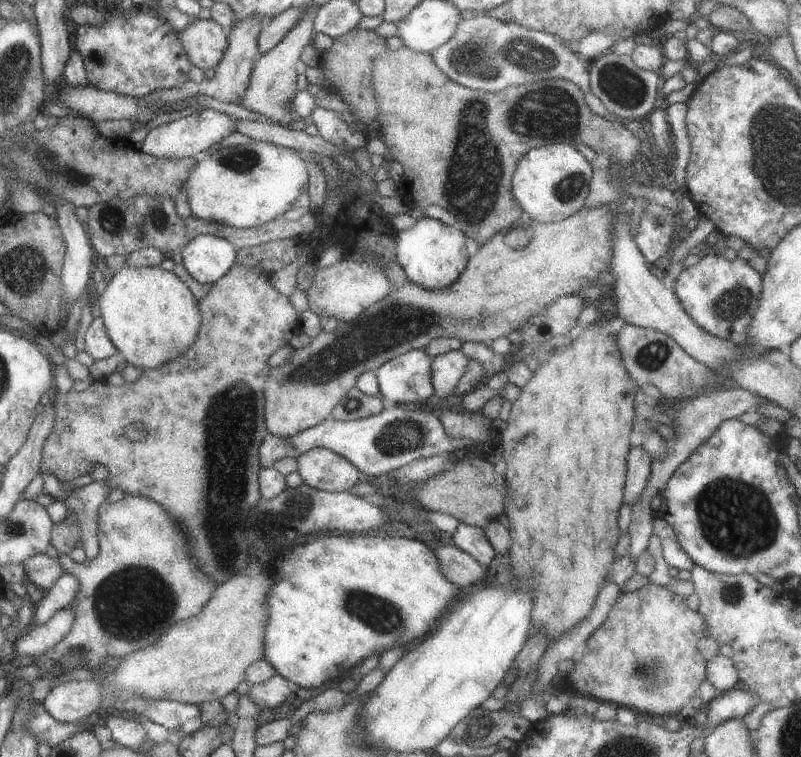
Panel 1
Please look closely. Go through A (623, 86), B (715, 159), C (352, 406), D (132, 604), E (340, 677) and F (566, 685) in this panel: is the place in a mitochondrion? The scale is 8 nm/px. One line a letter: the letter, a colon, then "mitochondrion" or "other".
A: mitochondrion
B: other
C: mitochondrion
D: mitochondrion
E: other
F: other

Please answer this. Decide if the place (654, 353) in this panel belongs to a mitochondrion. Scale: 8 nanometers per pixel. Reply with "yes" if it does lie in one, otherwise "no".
yes

